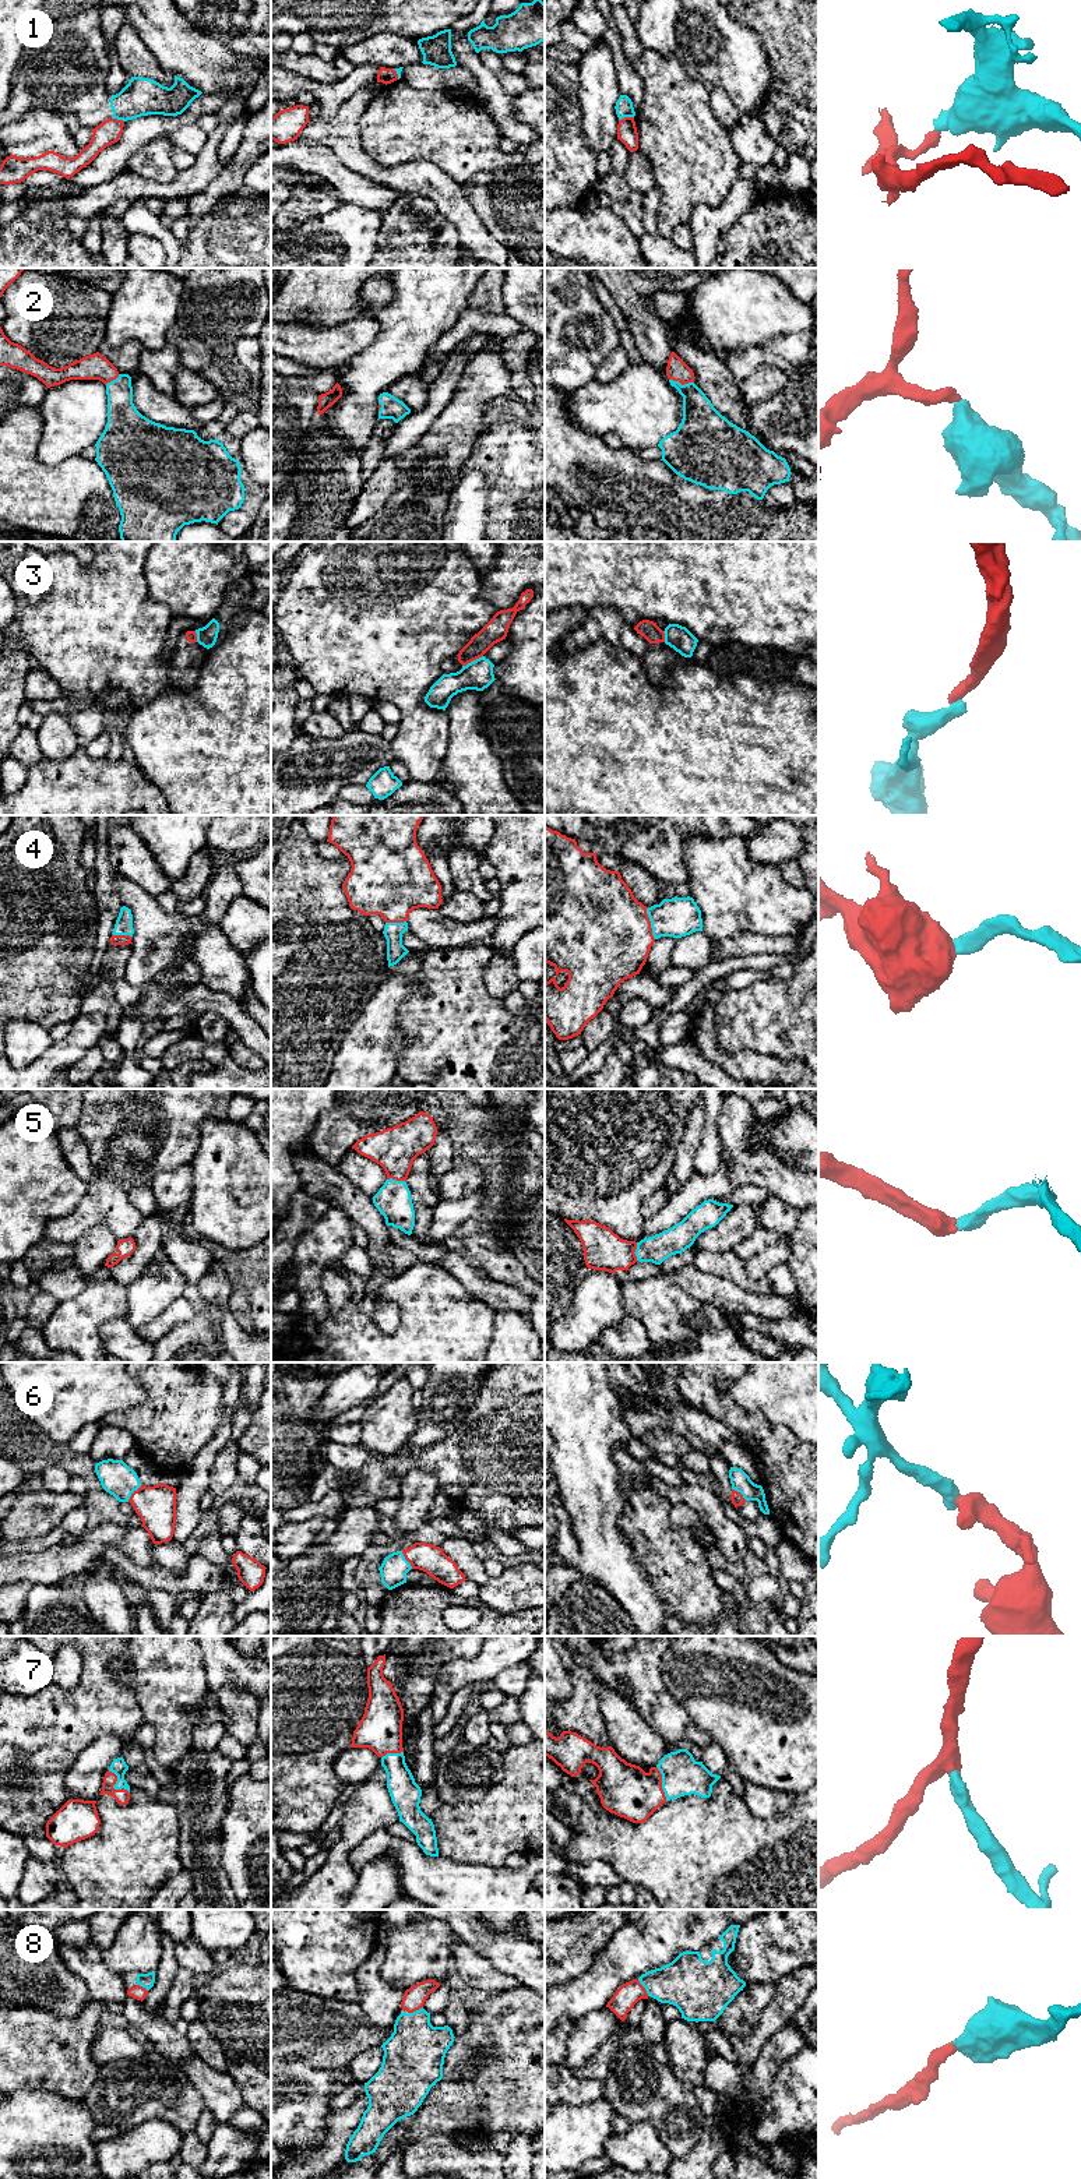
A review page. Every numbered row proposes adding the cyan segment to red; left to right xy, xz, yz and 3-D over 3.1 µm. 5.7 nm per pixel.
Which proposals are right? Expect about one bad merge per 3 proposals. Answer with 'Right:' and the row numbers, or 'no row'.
Right: 2, 4, 5, 6, 7, 8

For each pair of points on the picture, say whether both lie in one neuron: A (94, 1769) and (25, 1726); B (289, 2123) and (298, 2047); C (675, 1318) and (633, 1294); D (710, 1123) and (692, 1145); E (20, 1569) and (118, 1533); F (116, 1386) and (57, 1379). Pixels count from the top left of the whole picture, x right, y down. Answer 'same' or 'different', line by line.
A: different
B: different
C: same
D: different
E: same
F: same

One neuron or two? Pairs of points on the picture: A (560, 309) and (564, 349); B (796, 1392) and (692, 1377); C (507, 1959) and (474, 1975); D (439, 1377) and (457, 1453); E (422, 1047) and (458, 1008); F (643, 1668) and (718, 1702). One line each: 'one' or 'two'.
A: one
B: two
C: two
D: two
E: one
F: two

